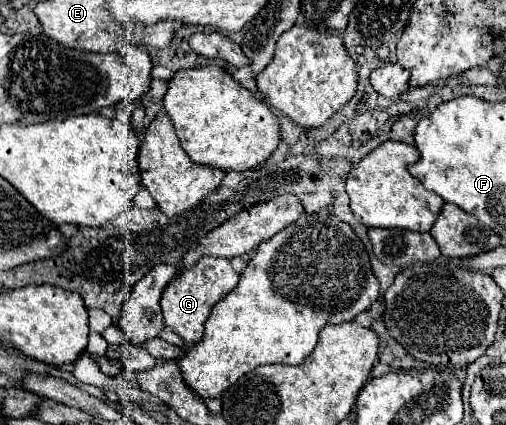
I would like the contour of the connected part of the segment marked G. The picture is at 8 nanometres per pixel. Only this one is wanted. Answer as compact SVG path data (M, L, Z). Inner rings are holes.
M201 257L191 269L177 275L161 295L161 309L165 325L169 325L187 345L195 345L203 339L203 323L207 321L213 305L229 291L235 289L239 273L233 271L229 259Z

